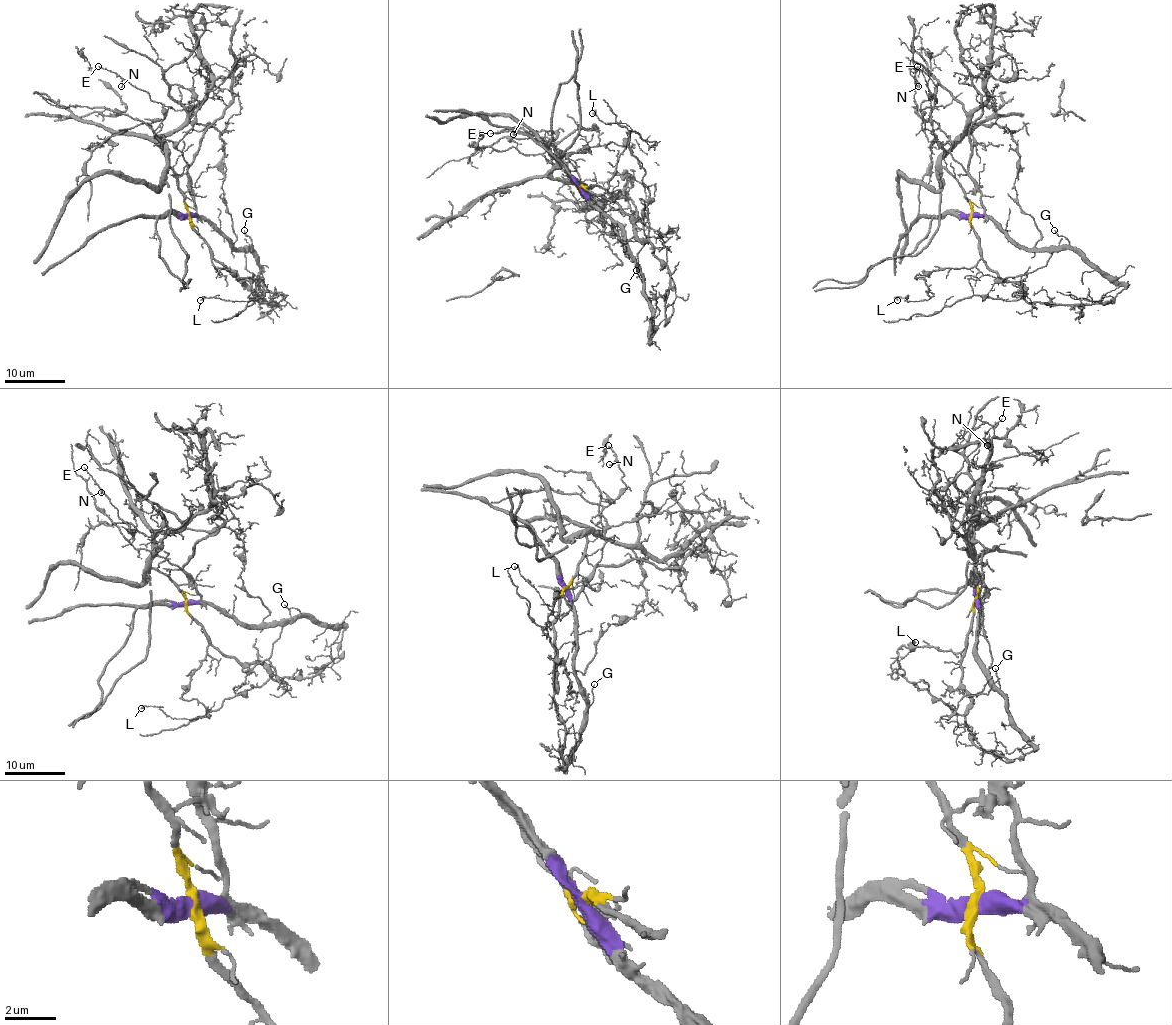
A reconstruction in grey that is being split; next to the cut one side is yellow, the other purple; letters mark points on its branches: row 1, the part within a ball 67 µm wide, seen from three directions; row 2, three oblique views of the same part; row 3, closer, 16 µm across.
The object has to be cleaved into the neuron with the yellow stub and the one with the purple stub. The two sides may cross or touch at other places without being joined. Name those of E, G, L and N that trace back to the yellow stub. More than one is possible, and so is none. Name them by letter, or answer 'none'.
L

